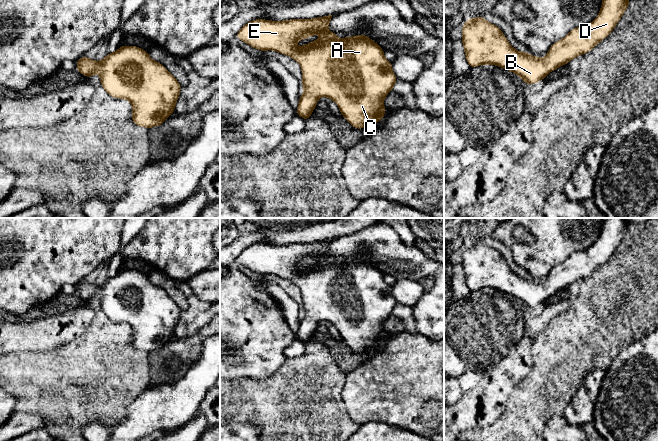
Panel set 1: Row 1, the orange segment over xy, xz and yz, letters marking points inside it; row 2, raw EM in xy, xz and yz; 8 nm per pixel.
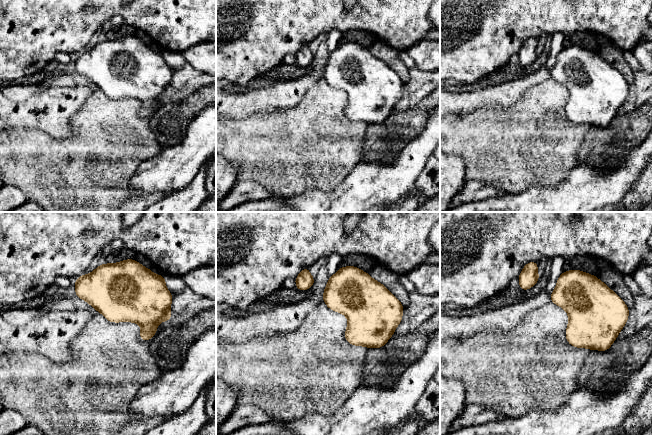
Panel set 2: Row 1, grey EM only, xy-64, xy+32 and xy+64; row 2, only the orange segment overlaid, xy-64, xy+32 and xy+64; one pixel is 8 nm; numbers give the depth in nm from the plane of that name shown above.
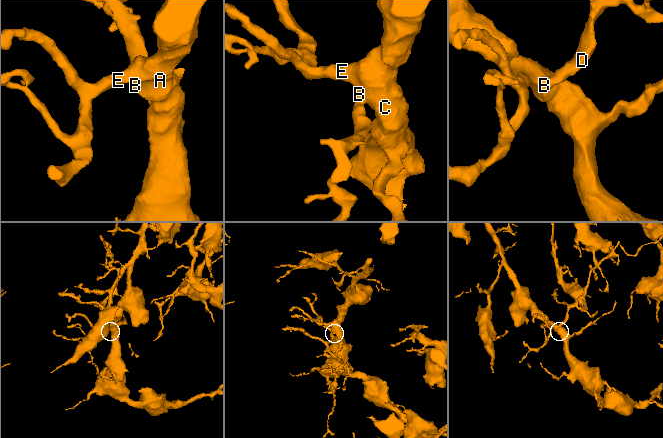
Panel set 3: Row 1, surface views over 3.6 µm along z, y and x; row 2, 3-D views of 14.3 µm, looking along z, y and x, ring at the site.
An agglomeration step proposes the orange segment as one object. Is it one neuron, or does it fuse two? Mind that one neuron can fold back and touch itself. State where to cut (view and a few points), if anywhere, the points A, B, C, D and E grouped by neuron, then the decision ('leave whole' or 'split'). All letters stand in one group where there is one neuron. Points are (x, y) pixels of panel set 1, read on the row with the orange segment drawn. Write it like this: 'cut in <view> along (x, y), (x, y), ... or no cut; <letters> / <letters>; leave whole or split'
no cut; A B C D E; leave whole

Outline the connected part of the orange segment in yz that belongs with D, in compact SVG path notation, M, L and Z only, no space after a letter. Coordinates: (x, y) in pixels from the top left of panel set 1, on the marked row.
M603 0L597 19L584 27L572 29L567 36L550 47L544 59L514 49L501 29L487 22L483 16L466 19L463 24L461 39L465 50L465 58L471 68L484 64L493 64L519 75L526 85L535 84L539 80L543 80L549 72L568 64L576 56L592 50L613 31L630 4L629 0Z

